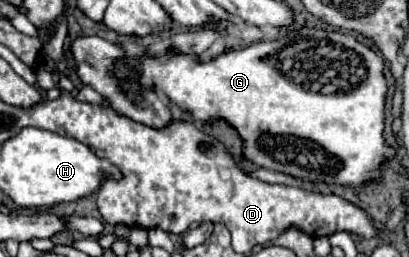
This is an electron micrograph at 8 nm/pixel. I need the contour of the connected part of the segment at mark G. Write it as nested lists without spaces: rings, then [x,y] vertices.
[[[304,27],[304,29],[290,31],[288,35],[284,35],[278,41],[260,41],[260,43],[254,43],[254,45],[250,45],[246,49],[240,49],[240,51],[228,51],[226,55],[220,55],[210,63],[198,63],[190,55],[166,53],[160,59],[152,59],[152,57],[144,57],[142,61],[126,59],[126,67],[132,67],[132,65],[140,65],[142,85],[152,87],[154,91],[168,95],[178,107],[188,109],[194,115],[194,119],[210,121],[210,119],[222,117],[230,125],[234,125],[238,129],[240,137],[244,139],[244,155],[250,161],[258,163],[260,167],[266,167],[266,169],[272,169],[272,171],[282,171],[282,173],[288,173],[288,175],[294,175],[294,177],[300,177],[300,179],[306,179],[306,181],[312,181],[312,183],[326,183],[326,185],[340,183],[340,185],[352,185],[354,187],[354,185],[362,185],[366,181],[378,179],[380,177],[380,163],[384,161],[384,157],[392,155],[392,149],[388,149],[384,145],[384,137],[382,137],[382,133],[384,133],[384,97],[386,97],[384,61],[376,51],[368,49],[366,45],[358,43],[354,37],[350,37],[346,33],[306,29]]]

